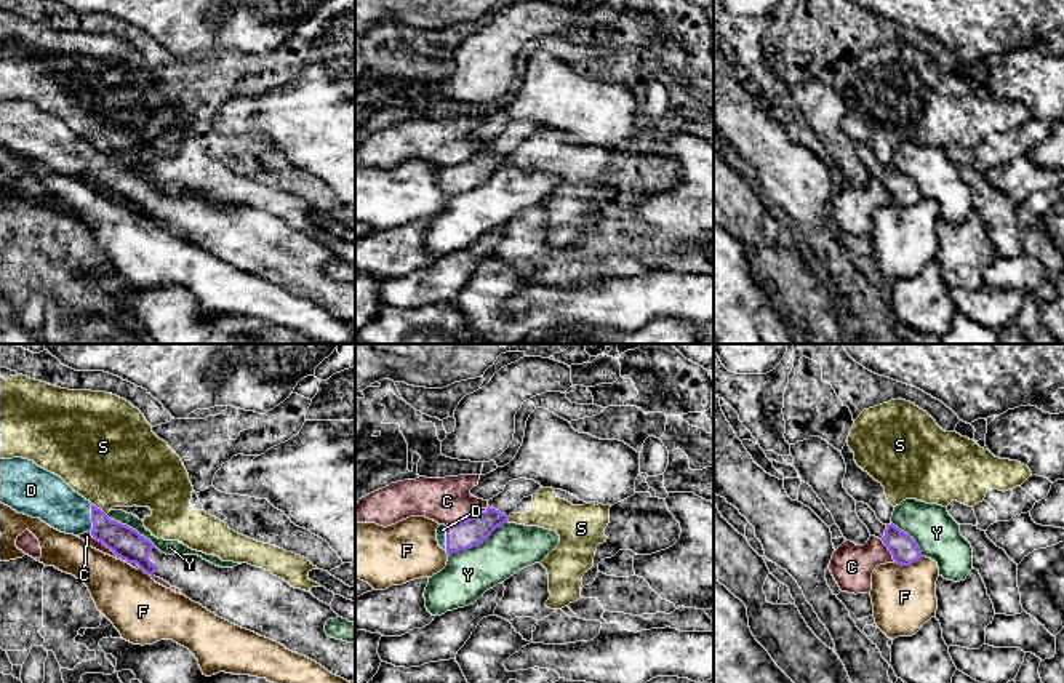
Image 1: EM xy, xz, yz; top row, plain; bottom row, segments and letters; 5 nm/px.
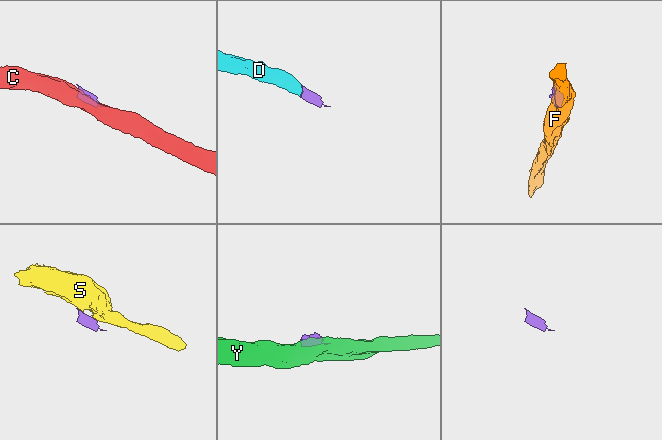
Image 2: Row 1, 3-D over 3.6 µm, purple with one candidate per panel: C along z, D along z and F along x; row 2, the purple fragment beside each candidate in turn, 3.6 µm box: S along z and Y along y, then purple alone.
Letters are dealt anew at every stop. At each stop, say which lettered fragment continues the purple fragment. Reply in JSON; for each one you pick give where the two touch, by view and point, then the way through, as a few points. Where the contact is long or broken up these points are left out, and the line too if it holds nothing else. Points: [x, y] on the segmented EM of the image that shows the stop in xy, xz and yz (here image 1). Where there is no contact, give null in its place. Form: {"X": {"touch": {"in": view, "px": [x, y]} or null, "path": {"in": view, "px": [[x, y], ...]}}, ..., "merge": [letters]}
{"D": {"touch": {"in": "xy", "px": [92, 517]}, "path": {"in": "xy", "px": [[128, 544], [106, 531], [92, 517], [74, 515], [47, 496]]}}, "merge": ["D"]}

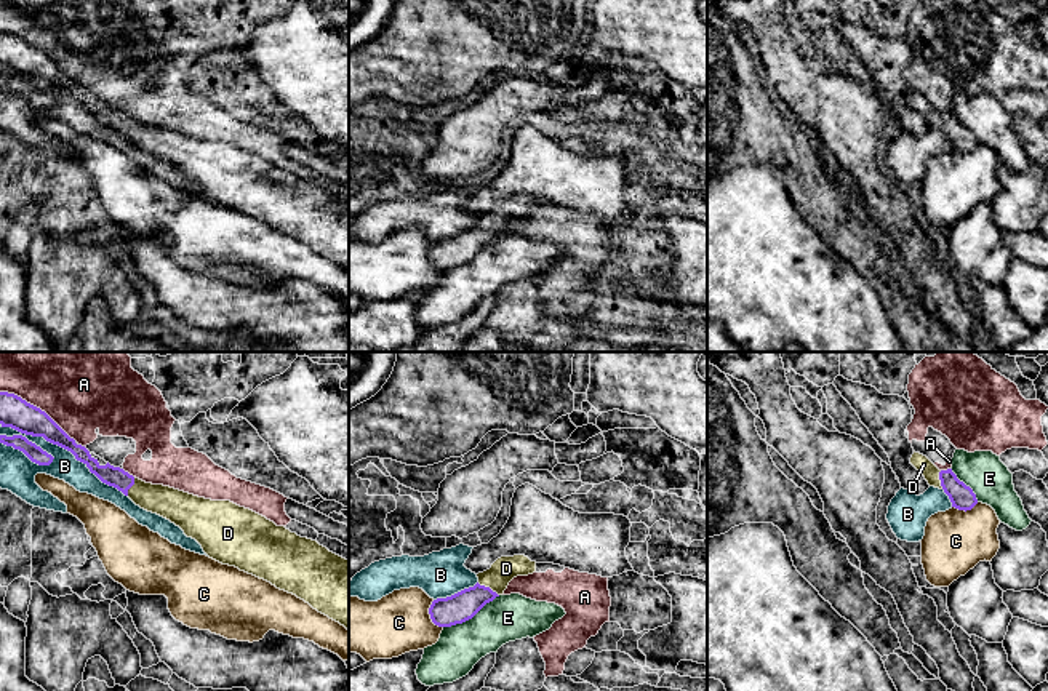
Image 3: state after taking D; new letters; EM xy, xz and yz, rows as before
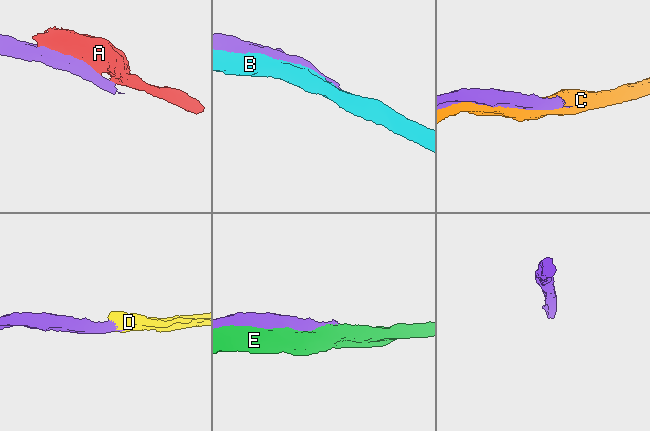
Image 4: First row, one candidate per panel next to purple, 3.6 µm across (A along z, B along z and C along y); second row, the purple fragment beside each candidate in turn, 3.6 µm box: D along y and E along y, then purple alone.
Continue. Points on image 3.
{"D": {"touch": {"in": "xz", "px": [488, 587]}, "path": {"in": "xz", "px": [[461, 607], [488, 587], [506, 568]]}}, "merge": ["D"]}

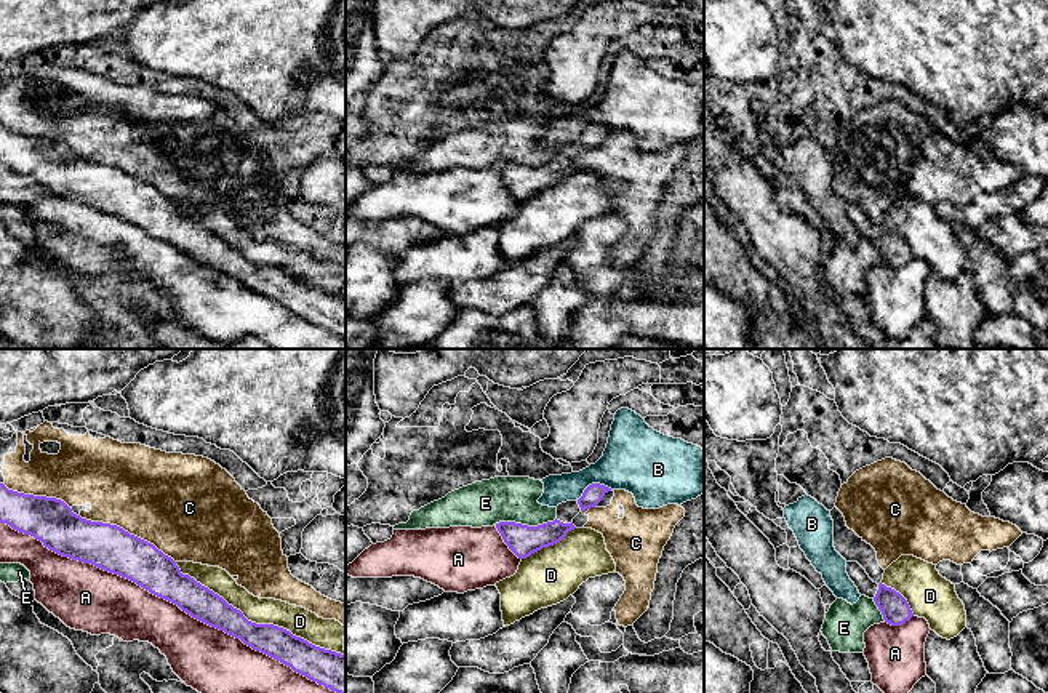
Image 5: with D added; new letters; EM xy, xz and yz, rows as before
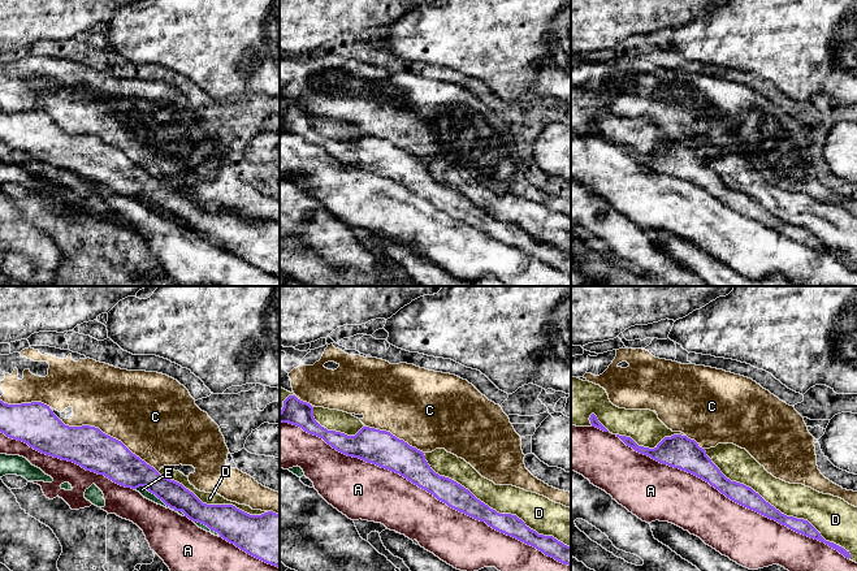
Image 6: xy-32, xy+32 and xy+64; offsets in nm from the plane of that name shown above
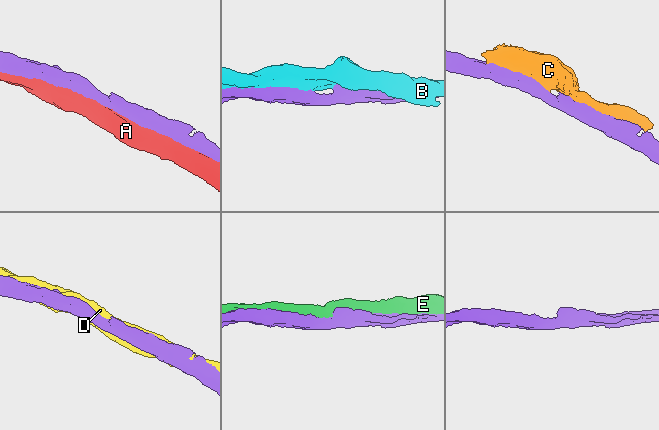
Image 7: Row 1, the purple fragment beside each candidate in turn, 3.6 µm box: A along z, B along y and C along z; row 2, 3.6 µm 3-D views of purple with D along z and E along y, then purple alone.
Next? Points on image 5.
{"merge": []}

